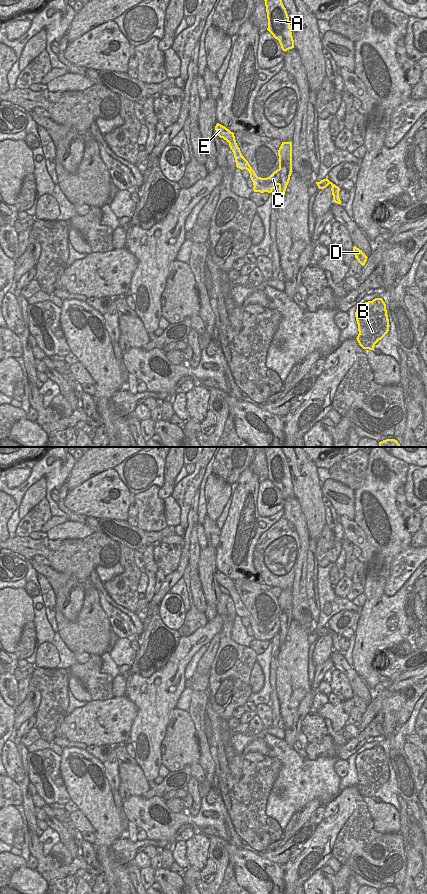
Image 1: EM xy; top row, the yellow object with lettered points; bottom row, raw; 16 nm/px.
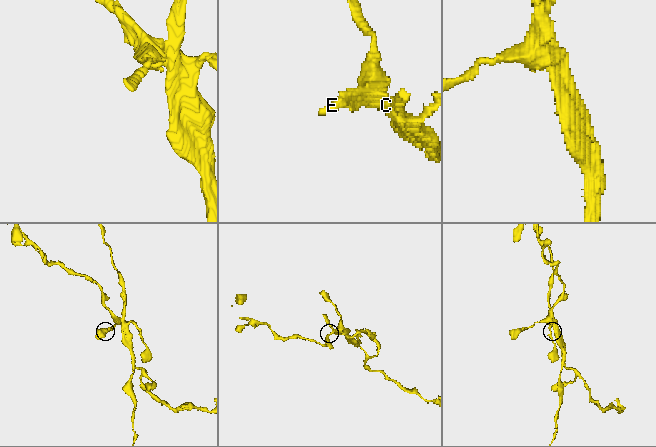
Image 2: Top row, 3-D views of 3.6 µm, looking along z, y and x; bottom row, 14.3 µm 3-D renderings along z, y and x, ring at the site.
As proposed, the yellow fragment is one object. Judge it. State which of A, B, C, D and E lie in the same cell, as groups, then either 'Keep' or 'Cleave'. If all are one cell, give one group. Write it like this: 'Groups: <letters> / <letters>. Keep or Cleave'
Groups: A / B C D E. Cleave

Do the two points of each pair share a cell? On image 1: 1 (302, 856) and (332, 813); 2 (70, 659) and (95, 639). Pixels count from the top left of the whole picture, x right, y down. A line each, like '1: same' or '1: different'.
1: same
2: different

